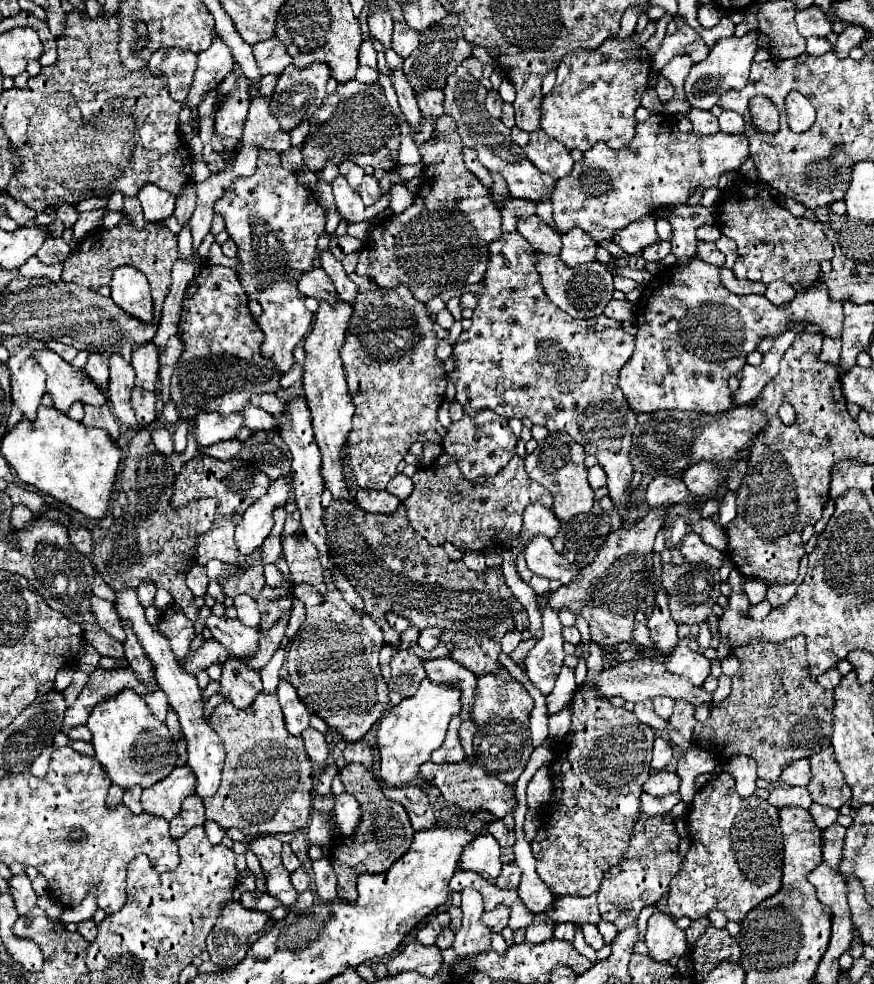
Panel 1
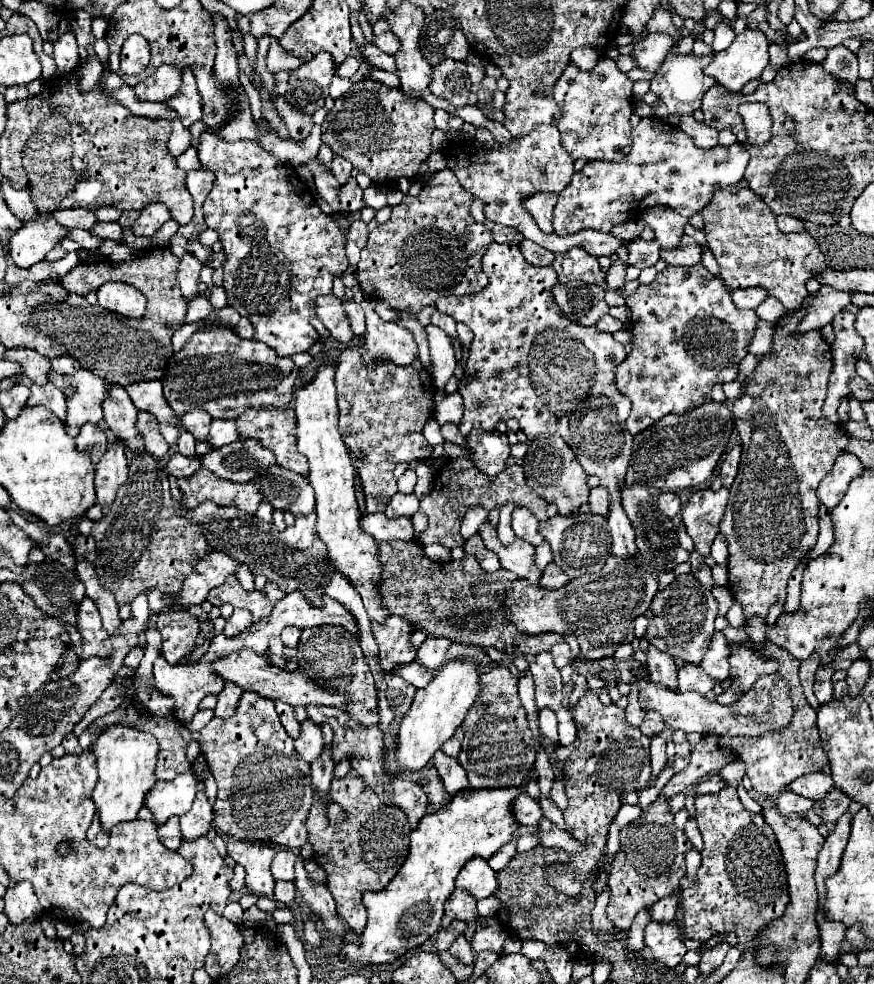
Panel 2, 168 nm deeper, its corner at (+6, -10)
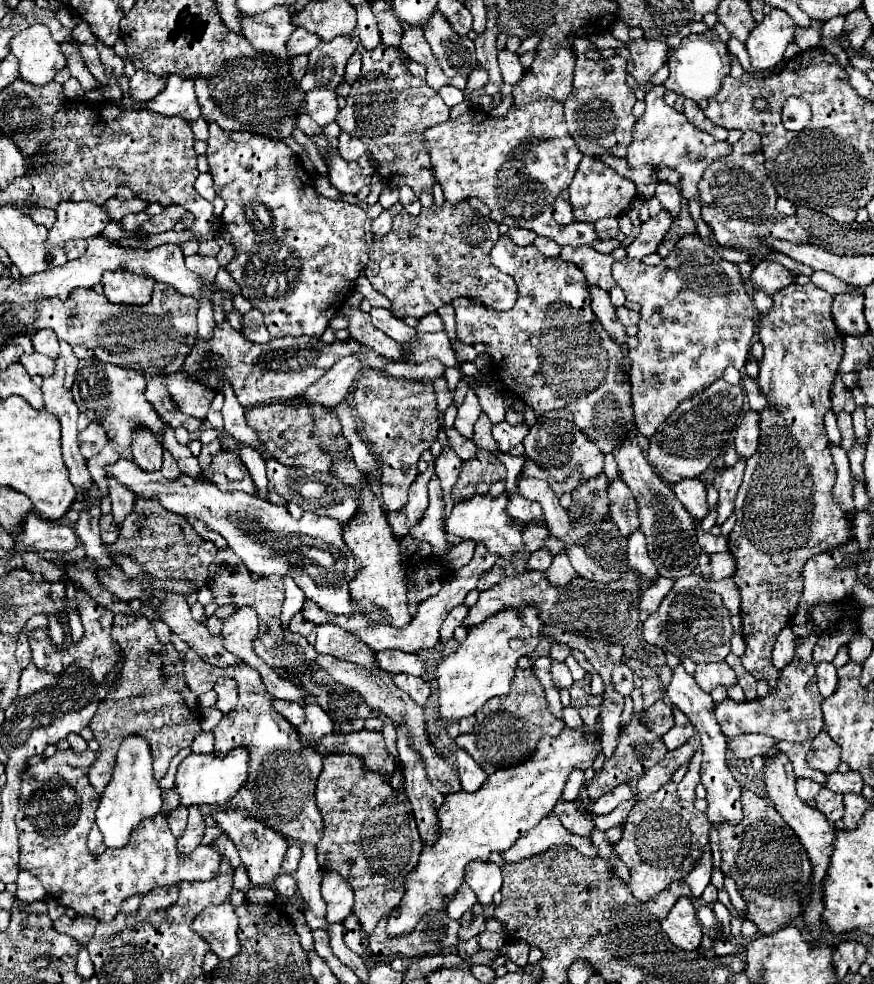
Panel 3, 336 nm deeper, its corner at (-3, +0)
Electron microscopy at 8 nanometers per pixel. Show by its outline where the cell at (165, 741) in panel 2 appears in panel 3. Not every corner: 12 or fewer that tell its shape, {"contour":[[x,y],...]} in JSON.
{"contour":[[114,616],[116,690],[88,724],[100,796],[126,736],[154,778],[202,732],[174,644],[144,616]]}

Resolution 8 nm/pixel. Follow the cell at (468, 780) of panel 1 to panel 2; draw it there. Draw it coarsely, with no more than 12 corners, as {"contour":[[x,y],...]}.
{"contour":[[527,792],[513,800],[513,818],[537,826],[543,816],[539,802]]}

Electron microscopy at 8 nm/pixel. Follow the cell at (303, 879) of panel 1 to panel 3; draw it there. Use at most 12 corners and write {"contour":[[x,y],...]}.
{"contour":[[278,874],[272,886],[282,898],[296,894],[292,874]]}

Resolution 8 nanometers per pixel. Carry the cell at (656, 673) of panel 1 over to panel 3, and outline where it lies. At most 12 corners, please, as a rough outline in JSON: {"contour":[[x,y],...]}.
{"contour":[[800,640],[776,690],[714,706],[728,738],[812,742],[824,730],[812,650]]}

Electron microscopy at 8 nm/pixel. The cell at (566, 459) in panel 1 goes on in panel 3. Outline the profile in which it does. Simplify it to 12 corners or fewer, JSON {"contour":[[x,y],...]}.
{"contour":[[572,412],[538,416],[526,456],[554,480],[582,468],[598,476],[604,454]]}

